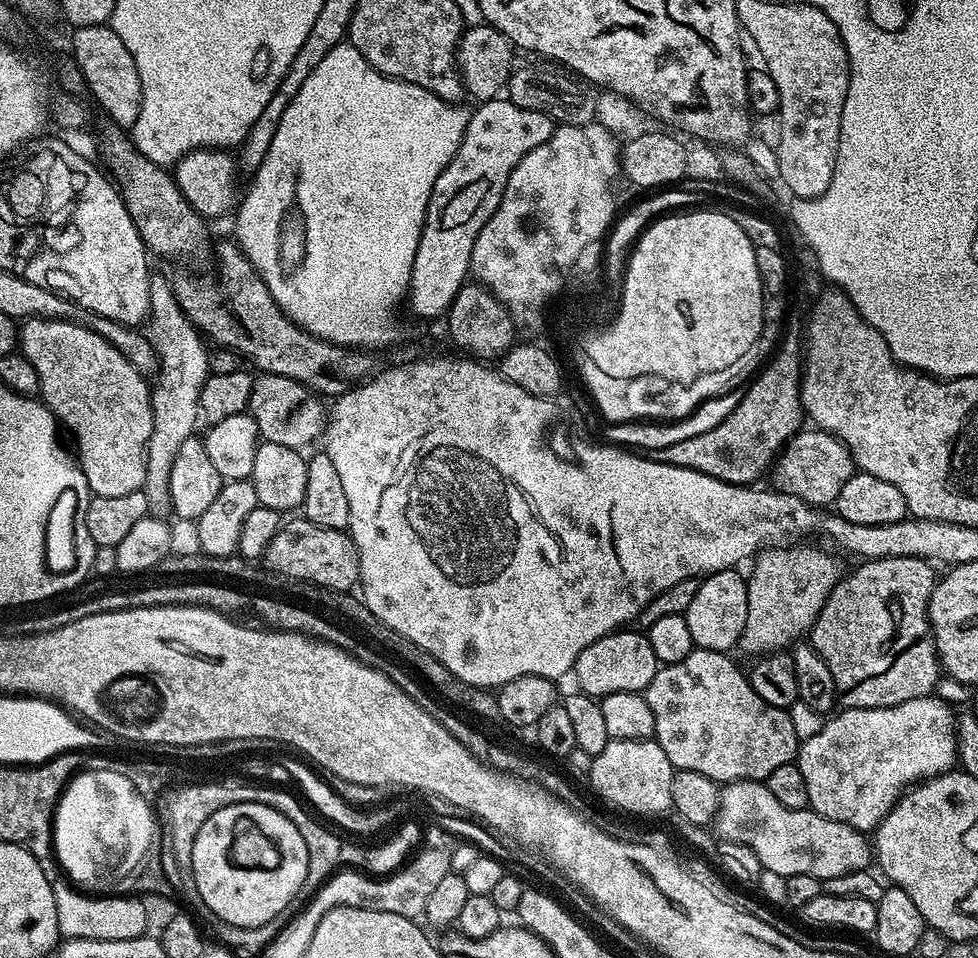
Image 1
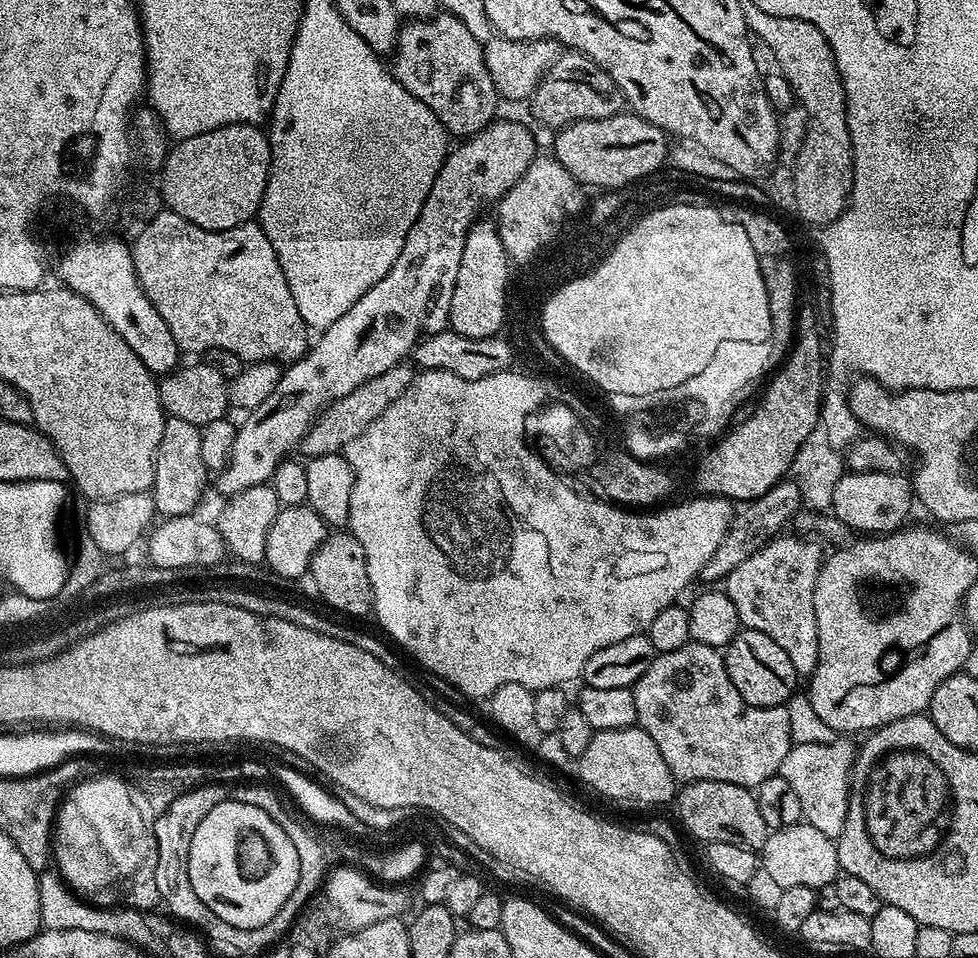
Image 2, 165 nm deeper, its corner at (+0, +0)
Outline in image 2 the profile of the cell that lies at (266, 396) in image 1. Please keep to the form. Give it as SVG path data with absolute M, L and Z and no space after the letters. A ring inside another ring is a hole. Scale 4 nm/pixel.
M401 362L386 370L386 374L378 374L378 378L370 378L365 384L358 386L358 390L332 401L306 430L298 445L299 451L304 451L305 457L308 458L335 452L343 453L351 440L358 438L358 434L362 434L362 430L366 430L366 426L370 426L370 422L374 422L374 418L378 418L378 414L382 414L382 410L386 410L390 402L394 402L404 393L406 386L410 386L413 375L413 365Z

